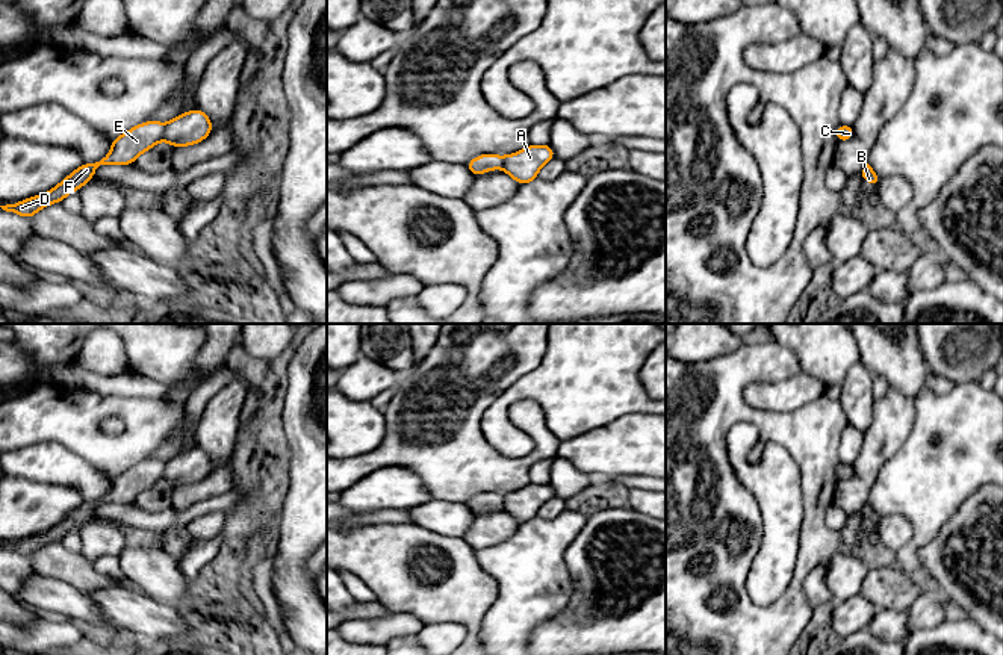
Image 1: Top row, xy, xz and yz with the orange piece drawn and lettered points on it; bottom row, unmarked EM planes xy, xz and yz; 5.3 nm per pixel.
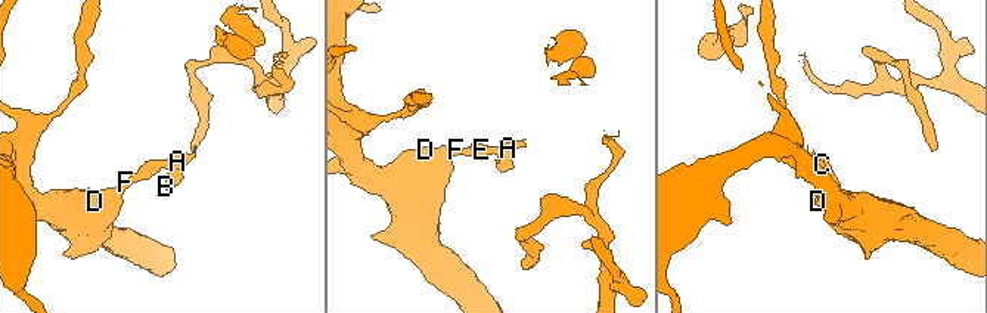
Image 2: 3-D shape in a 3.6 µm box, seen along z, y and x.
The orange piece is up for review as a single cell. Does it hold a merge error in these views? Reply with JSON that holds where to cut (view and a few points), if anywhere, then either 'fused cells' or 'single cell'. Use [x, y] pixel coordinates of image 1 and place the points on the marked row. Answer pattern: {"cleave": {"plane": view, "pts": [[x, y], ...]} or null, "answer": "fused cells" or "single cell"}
{"cleave": {"plane": "xy", "pts": [[167, 124], [162, 138]]}, "answer": "fused cells"}

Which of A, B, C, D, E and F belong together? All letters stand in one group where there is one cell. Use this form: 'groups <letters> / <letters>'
groups A B C / D E F

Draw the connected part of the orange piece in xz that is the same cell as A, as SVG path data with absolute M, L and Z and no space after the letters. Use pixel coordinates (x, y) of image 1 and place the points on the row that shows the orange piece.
M533 145L505 156L504 172L511 175L519 185L526 185L537 178L539 169L555 157L551 145Z

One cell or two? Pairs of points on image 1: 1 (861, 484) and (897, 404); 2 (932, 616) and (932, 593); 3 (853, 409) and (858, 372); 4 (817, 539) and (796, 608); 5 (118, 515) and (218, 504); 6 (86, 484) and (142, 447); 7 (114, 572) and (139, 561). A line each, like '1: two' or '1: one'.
1: one
2: one
3: one
4: one
5: one
6: two
7: two

